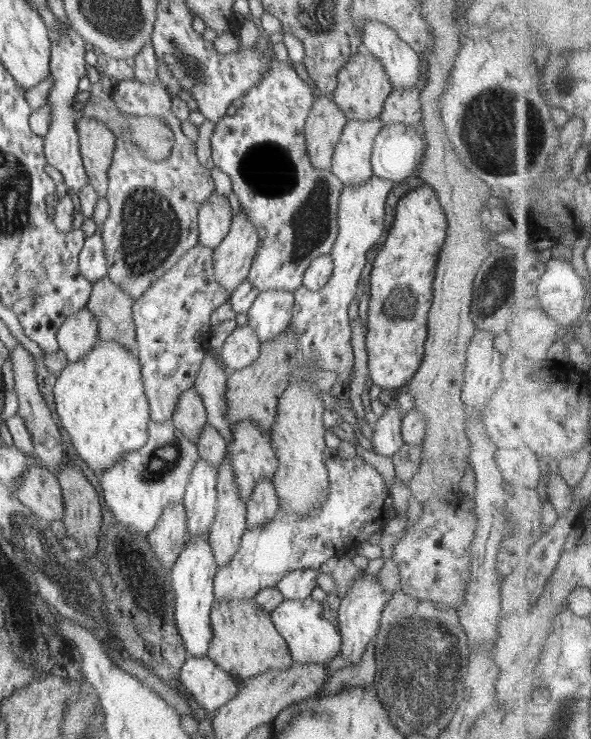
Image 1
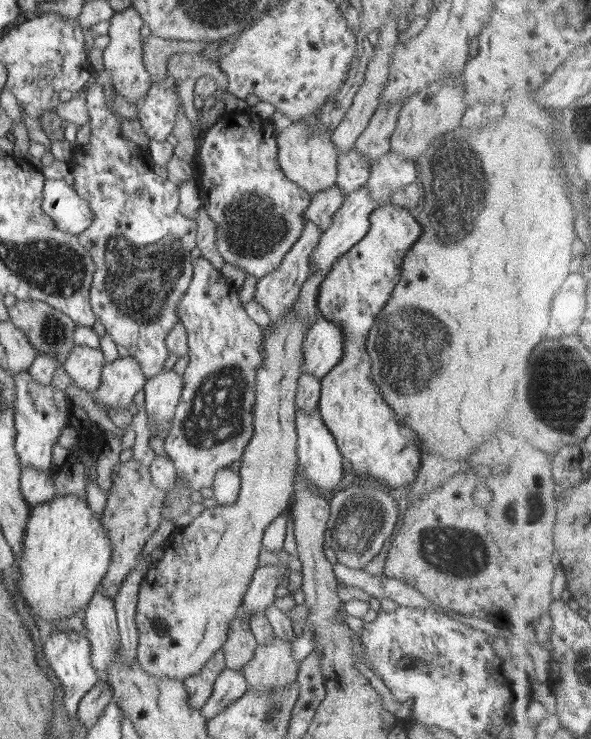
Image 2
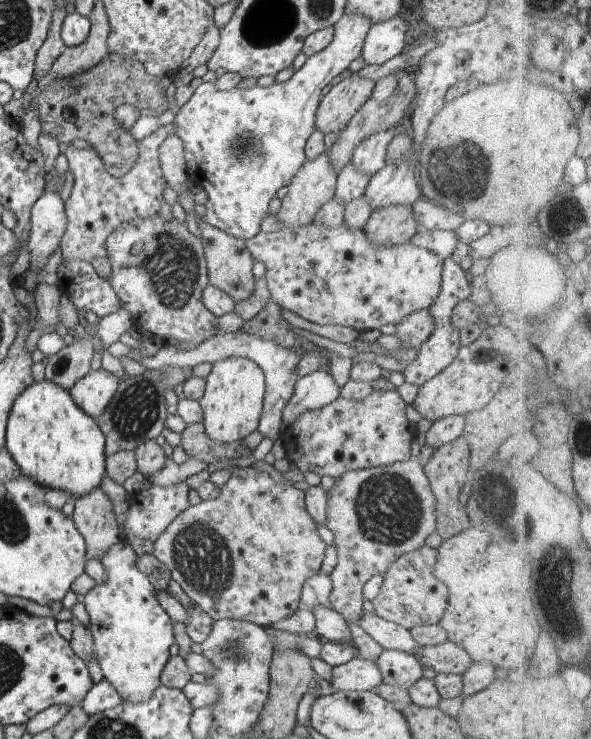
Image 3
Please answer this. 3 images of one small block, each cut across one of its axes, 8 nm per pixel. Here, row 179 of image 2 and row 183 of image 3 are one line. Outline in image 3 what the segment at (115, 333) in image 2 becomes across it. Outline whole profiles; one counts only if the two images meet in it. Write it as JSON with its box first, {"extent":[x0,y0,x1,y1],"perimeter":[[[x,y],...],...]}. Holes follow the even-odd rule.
{"extent":[61,124,175,278],"perimeter":[[[175,124],[160,126],[150,136],[138,140],[139,160],[129,172],[114,178],[105,169],[100,156],[93,148],[78,150],[69,145],[65,153],[69,169],[74,175],[72,195],[65,203],[67,228],[61,239],[64,260],[88,262],[101,278],[111,274],[111,263],[107,252],[107,239],[124,223],[135,217],[150,217],[159,212],[167,190],[167,181],[159,166],[159,146],[168,136],[175,134]]]}

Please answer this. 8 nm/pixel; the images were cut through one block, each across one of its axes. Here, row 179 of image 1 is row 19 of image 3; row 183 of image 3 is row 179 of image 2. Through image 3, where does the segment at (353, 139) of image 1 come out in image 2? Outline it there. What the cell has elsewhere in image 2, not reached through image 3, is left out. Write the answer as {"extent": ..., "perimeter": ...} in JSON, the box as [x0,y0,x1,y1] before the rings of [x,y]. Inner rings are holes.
{"extent":[192,112,313,279],"perimeter":[[[227,112],[205,131],[197,159],[196,156],[194,159],[199,165],[199,172],[193,174],[192,180],[202,195],[208,217],[216,224],[219,254],[224,262],[241,268],[257,279],[277,270],[286,253],[300,238],[305,228],[302,216],[305,216],[313,198],[283,174],[278,163],[277,135],[270,118],[264,119],[255,112]]]}

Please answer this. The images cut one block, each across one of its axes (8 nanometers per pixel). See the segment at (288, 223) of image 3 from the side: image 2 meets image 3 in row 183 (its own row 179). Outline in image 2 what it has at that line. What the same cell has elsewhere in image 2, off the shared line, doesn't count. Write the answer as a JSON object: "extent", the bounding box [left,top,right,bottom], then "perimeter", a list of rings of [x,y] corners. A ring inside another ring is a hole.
{"extent":[276,113,339,196],"perimeter":[[[319,113],[308,119],[294,121],[276,136],[278,163],[283,174],[312,196],[336,184],[339,158],[339,153],[332,142],[332,131],[317,129],[314,130],[314,135],[308,135],[312,132],[310,129],[312,126],[318,126],[318,116]]]}

